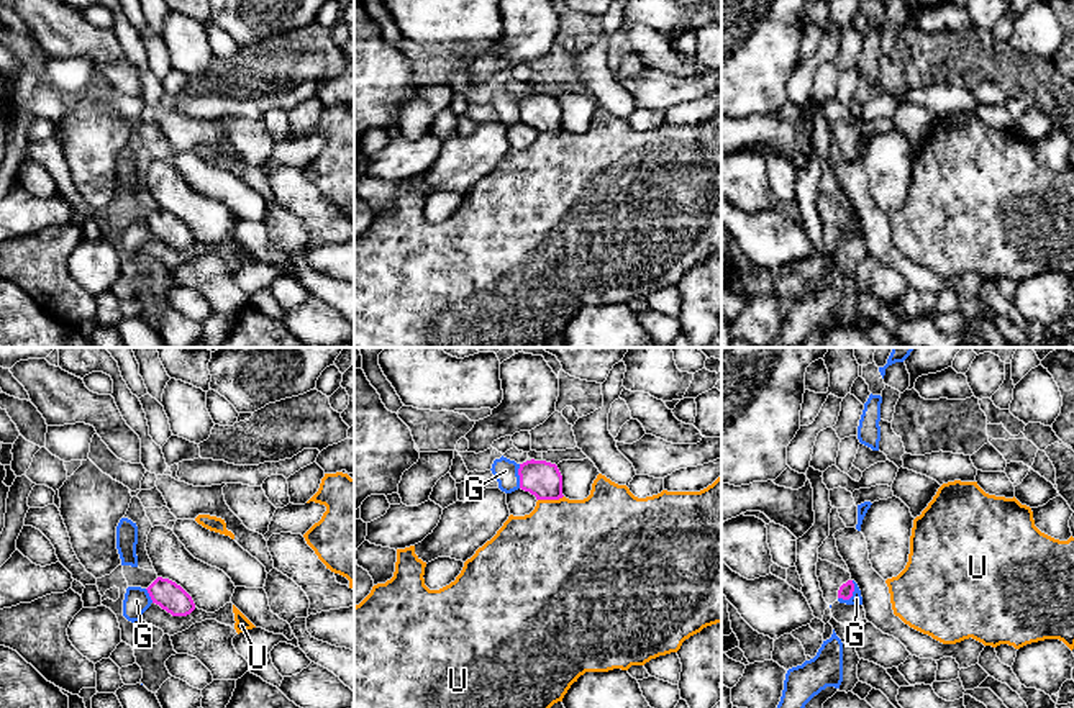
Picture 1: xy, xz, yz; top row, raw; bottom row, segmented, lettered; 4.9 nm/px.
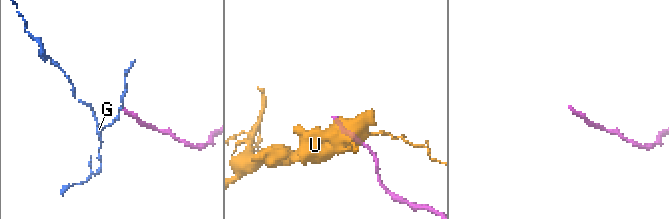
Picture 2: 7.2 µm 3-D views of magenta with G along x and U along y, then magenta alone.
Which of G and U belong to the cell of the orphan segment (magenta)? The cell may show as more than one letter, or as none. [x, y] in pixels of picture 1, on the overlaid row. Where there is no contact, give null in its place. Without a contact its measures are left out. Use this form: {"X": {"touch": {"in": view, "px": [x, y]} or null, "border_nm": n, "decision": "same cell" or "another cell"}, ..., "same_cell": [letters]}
{"G": {"touch": {"in": "yz", "px": [851, 595]}, "border_nm": 120, "decision": "another cell"}, "U": {"touch": {"in": "xz", "px": [550, 499]}, "border_nm": 130, "decision": "another cell"}, "same_cell": []}

